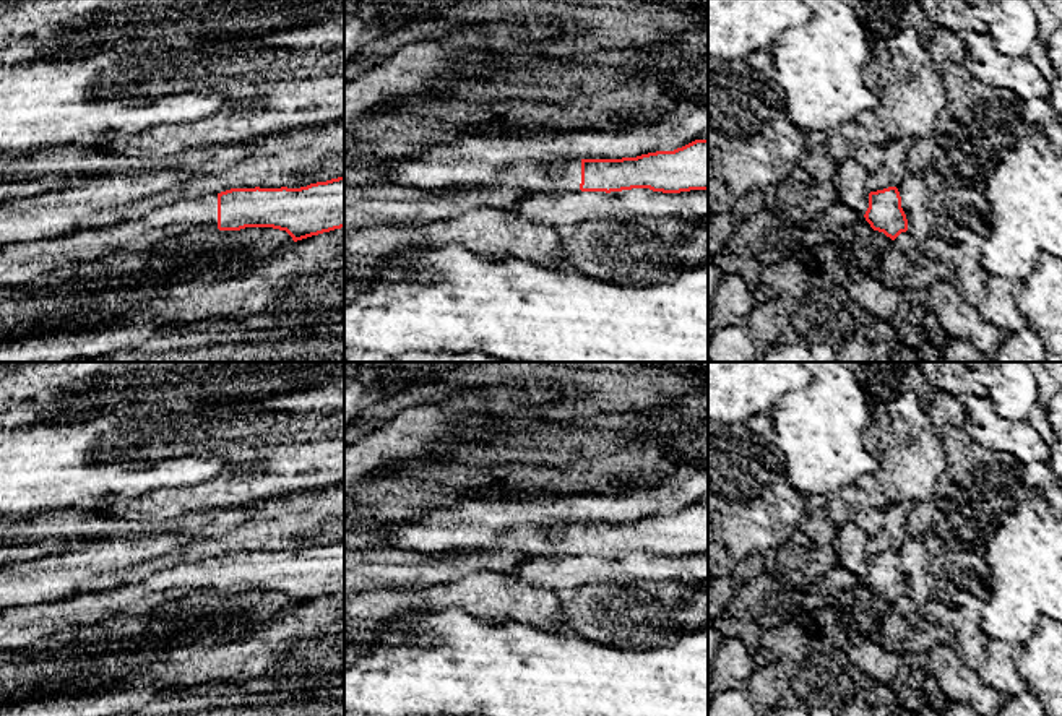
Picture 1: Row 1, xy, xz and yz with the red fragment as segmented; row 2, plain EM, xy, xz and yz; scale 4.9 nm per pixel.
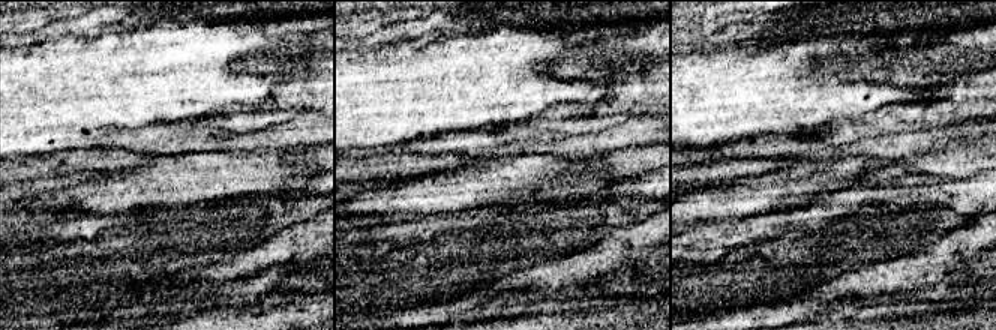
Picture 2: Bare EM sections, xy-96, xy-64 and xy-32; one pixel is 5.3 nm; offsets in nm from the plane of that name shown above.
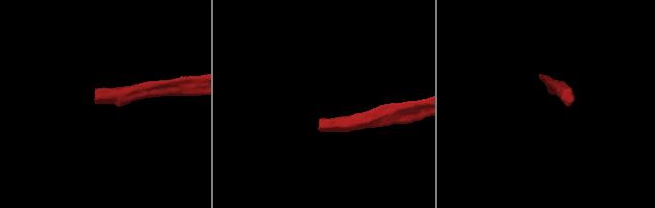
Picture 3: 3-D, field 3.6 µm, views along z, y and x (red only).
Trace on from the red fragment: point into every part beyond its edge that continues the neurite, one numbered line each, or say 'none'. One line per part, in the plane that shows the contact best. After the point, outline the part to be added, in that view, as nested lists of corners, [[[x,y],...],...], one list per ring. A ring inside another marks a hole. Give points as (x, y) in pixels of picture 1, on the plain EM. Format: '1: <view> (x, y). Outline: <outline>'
1: xy (20, 627). Outline: [[[218,557],[182,562],[135,584],[73,594],[0,612],[0,649],[26,649],[45,636],[94,625],[115,614],[143,615],[192,591],[218,593]]]

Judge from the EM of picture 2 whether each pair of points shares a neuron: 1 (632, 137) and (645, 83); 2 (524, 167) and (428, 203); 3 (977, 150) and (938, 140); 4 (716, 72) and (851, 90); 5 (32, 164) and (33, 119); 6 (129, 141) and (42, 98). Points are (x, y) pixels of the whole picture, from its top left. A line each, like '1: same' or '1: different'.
1: different
2: same
3: different
4: same
5: different
6: different

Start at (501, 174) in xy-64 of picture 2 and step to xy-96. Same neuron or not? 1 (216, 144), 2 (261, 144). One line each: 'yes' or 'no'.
1: no
2: no

